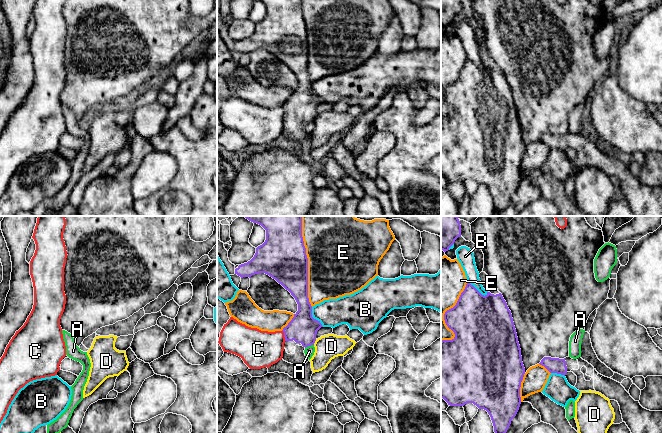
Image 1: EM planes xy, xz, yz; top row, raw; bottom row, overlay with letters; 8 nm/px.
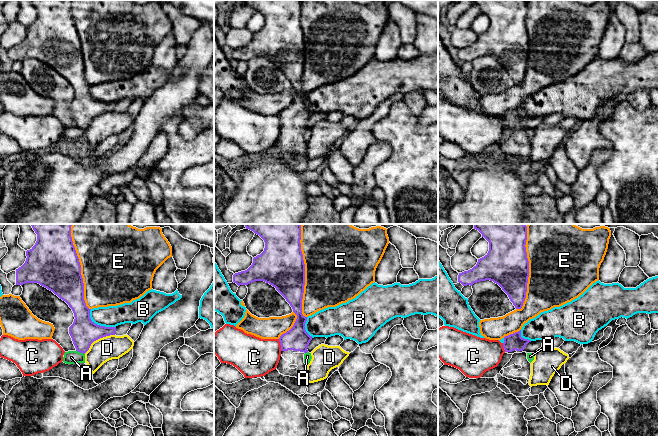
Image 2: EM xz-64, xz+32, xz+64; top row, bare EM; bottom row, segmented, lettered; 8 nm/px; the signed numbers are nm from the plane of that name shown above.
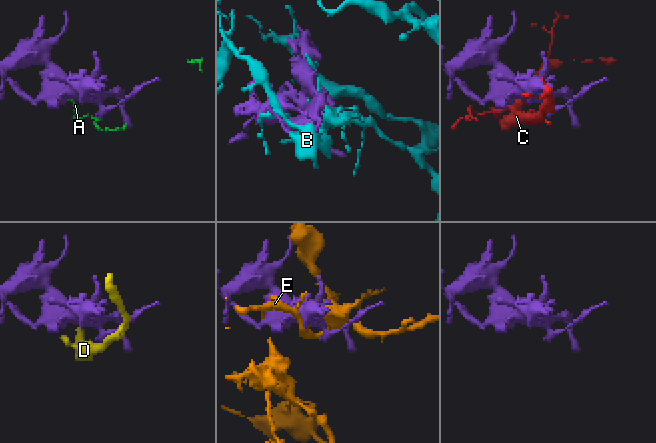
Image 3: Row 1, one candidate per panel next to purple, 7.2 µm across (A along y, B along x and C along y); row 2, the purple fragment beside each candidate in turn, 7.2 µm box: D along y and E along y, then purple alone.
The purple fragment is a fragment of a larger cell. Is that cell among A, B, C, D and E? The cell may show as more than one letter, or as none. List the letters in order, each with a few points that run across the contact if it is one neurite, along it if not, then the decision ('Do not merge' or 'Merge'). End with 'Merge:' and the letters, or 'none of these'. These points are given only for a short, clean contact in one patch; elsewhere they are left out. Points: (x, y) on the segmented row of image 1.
A: Line: xz (313, 344), (305, 348). Do not merge
B: Do not merge
C: Line: xz (282, 330), (285, 340). Do not merge
D: Do not merge
E: Do not merge
Merge: none of these

